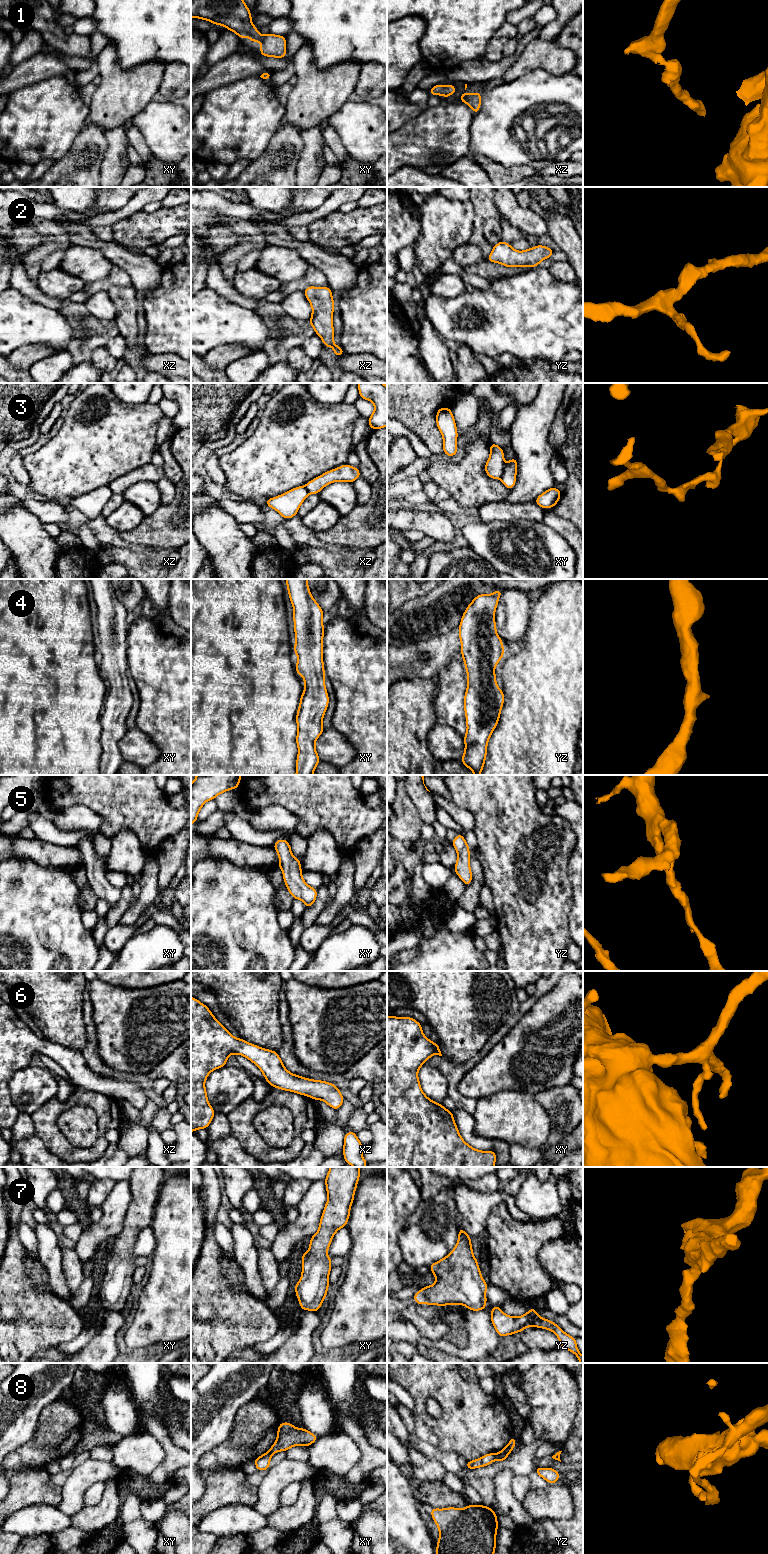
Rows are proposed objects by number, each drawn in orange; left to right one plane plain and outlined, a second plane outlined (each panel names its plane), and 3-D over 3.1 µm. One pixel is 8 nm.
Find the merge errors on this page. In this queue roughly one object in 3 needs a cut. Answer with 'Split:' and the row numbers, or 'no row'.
Split: 3, 8

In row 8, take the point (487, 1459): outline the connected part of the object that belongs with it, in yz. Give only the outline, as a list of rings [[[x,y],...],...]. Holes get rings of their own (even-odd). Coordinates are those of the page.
[[[489,1453],[482,1456],[481,1458],[478,1458],[472,1461],[467,1461],[465,1468],[476,1469],[479,1467],[484,1467],[491,1464],[495,1460],[502,1463],[508,1456],[509,1456],[509,1453]]]

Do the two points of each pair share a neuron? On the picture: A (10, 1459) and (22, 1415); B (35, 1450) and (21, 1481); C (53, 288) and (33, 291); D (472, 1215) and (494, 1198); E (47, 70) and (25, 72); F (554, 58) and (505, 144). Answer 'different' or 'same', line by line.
A: different
B: different
C: different
D: same
E: same
F: different

